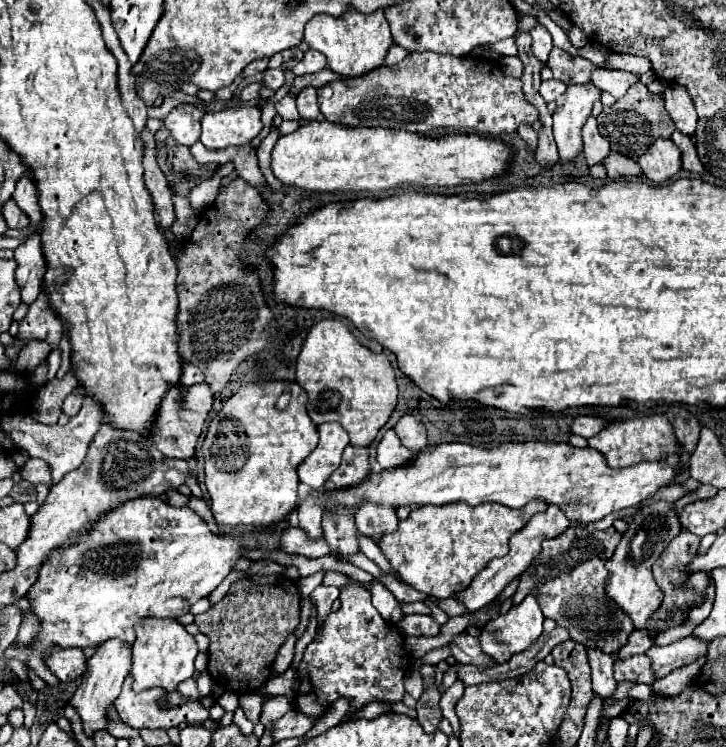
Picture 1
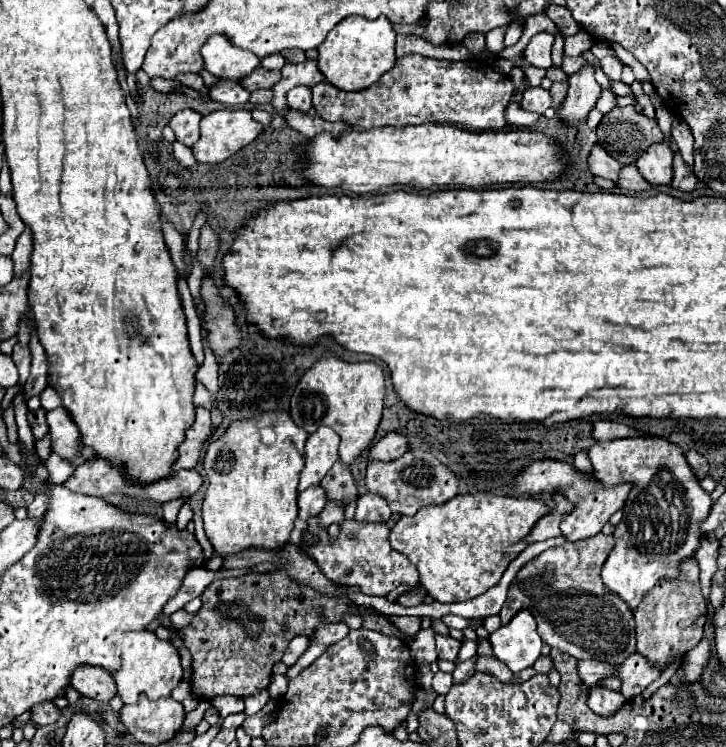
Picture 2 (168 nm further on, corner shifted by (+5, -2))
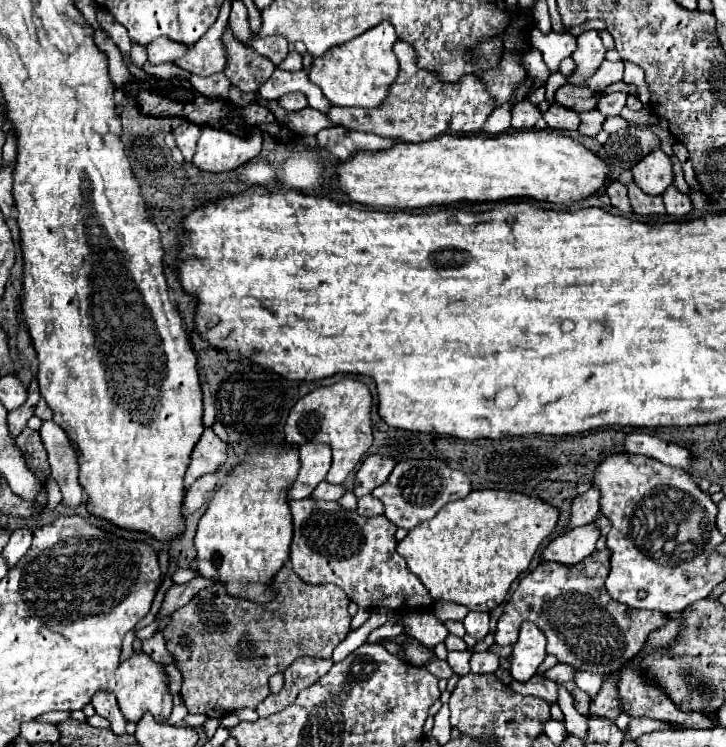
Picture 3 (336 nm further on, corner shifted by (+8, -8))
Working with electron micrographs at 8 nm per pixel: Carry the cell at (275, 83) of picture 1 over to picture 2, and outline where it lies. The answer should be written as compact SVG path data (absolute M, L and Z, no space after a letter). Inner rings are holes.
M259 66L257 70L253 70L253 74L241 78L241 86L249 92L255 92L259 88L273 88L273 84L277 82L277 78L281 78L279 70L265 70L263 66Z

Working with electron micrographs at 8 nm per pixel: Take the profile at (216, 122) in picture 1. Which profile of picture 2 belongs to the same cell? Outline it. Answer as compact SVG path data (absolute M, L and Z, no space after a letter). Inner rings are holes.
M223 108L203 116L201 138L193 146L197 162L217 164L251 144L263 126L251 118L249 110Z

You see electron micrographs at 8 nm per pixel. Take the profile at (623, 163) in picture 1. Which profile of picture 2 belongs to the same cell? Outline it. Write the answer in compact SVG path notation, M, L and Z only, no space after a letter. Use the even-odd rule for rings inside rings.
M633 164L623 166L623 170L619 174L619 186L625 190L631 190L631 192L645 192L651 188L651 184L643 180L643 176L639 174L639 170Z

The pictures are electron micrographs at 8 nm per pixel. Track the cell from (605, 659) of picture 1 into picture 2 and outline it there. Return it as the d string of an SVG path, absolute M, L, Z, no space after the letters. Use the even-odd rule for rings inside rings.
M591 688L589 690L589 708L597 714L597 716L613 716L623 704L625 704L625 698L621 698L621 692L613 692L613 690L607 690L607 688Z

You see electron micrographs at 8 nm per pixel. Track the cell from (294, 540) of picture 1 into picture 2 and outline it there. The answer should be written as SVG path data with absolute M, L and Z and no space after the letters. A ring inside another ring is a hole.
M327 502L323 512L319 514L319 520L321 520L321 526L329 526L329 524L335 524L335 522L341 522L345 518L345 508L337 502Z

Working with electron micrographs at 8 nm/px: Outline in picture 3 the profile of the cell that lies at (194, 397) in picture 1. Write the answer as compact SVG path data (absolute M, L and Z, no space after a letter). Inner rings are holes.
M206 428L202 438L198 440L198 444L192 450L190 464L184 474L184 484L190 486L196 478L218 470L218 466L222 466L224 460L226 460L226 442L222 442L212 432L212 428Z

